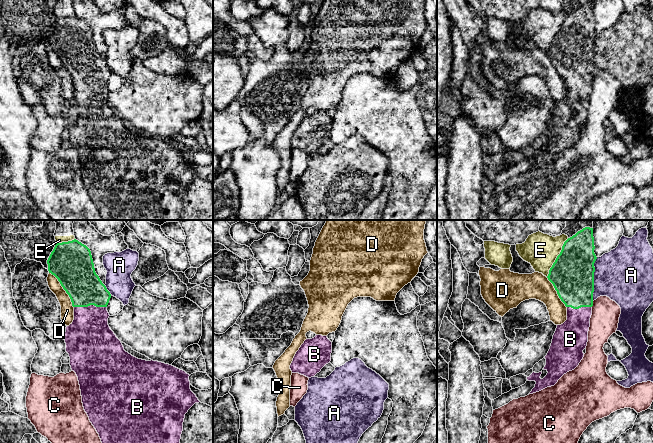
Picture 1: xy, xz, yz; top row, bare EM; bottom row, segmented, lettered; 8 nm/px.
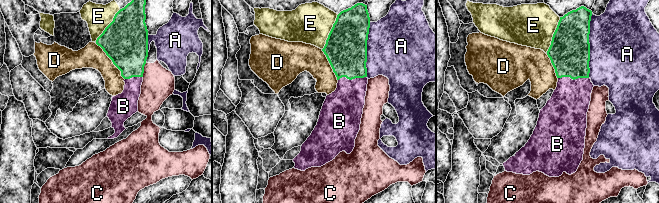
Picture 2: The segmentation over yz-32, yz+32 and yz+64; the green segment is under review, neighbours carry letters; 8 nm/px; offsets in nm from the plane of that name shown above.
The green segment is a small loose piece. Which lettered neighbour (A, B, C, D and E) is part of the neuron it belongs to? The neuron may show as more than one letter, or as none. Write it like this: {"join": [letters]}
{"join": ["B"]}

